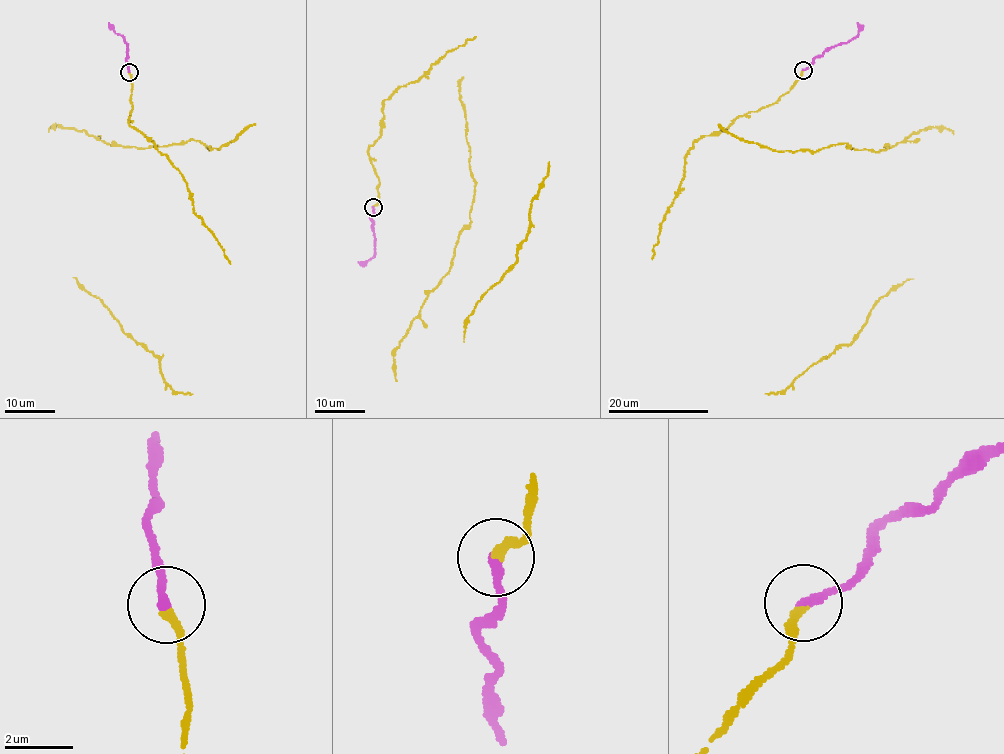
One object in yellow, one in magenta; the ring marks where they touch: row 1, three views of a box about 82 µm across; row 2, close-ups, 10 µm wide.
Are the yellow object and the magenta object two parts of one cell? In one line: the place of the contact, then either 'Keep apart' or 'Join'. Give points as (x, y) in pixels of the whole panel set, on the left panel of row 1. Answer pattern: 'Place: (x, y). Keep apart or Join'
Place: (129, 72). Join

